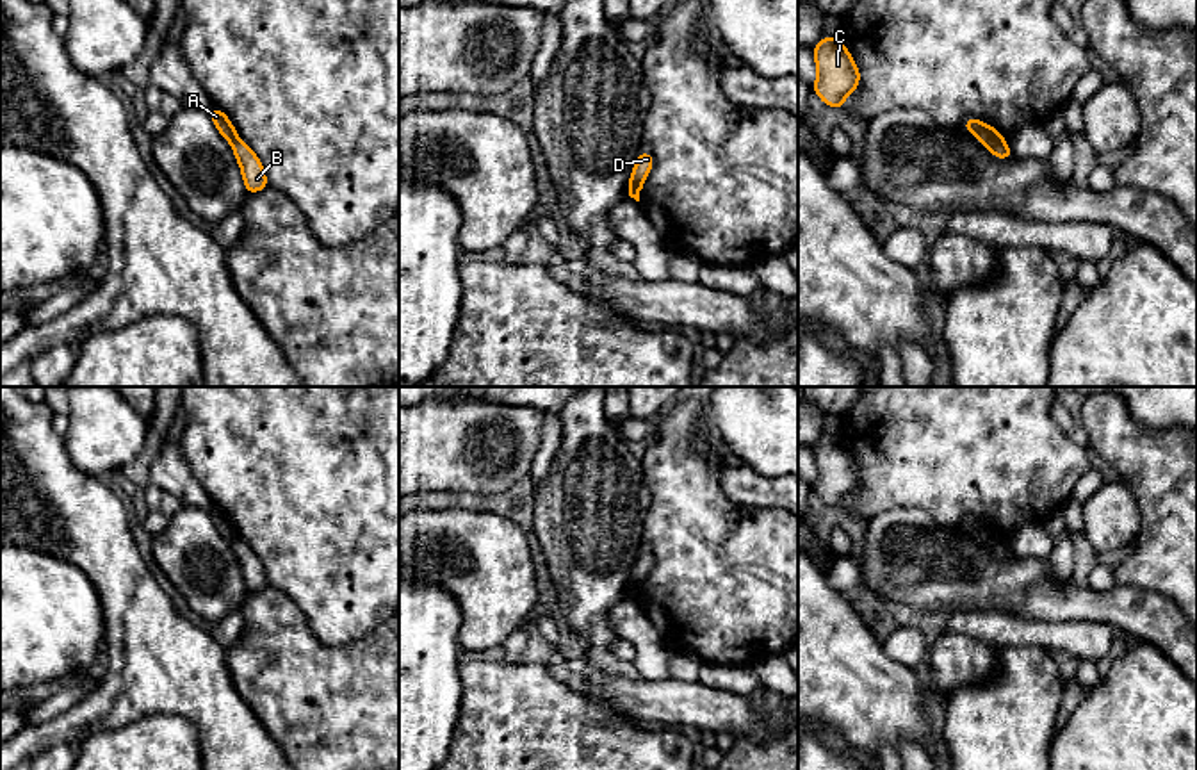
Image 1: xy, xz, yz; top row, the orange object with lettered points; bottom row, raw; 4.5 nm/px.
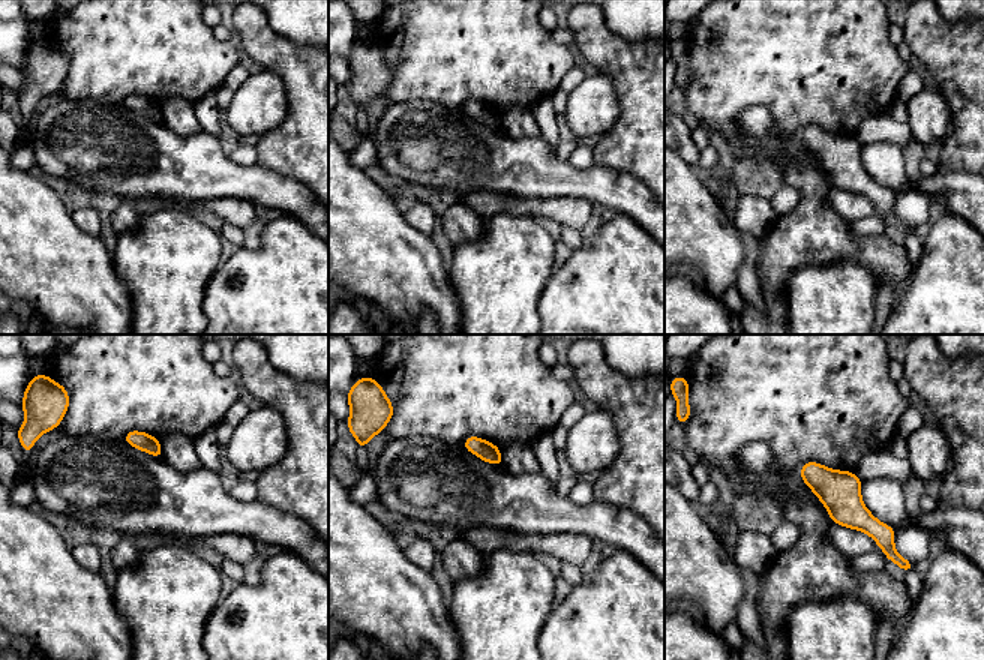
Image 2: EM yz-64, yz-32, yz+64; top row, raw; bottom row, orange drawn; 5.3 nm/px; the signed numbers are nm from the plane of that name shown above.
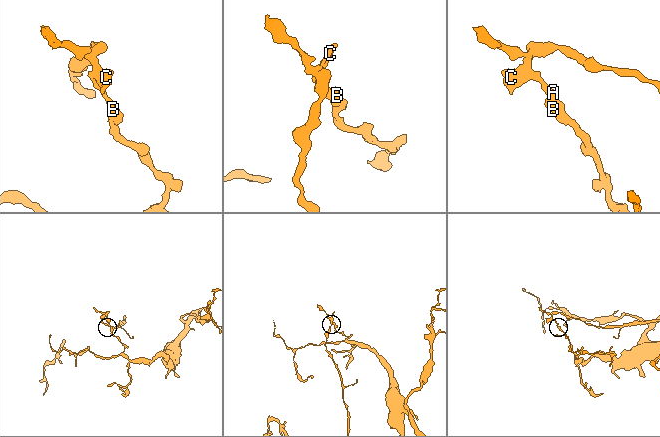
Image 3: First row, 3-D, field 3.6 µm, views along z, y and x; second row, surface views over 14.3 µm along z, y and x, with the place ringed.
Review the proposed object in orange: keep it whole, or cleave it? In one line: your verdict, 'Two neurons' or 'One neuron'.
Two neurons

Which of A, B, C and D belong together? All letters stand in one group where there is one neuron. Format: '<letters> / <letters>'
A C / B D

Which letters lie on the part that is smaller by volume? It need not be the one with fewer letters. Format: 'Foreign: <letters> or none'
Foreign: A, C

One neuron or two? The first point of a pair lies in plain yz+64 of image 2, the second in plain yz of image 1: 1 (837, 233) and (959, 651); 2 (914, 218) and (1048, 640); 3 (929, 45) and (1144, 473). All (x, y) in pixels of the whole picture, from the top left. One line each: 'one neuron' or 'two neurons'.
1: one neuron
2: one neuron
3: one neuron

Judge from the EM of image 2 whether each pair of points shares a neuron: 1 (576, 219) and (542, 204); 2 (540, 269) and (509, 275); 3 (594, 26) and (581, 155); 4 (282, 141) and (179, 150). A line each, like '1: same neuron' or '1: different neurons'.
1: same neuron
2: same neuron
3: different neurons
4: different neurons

